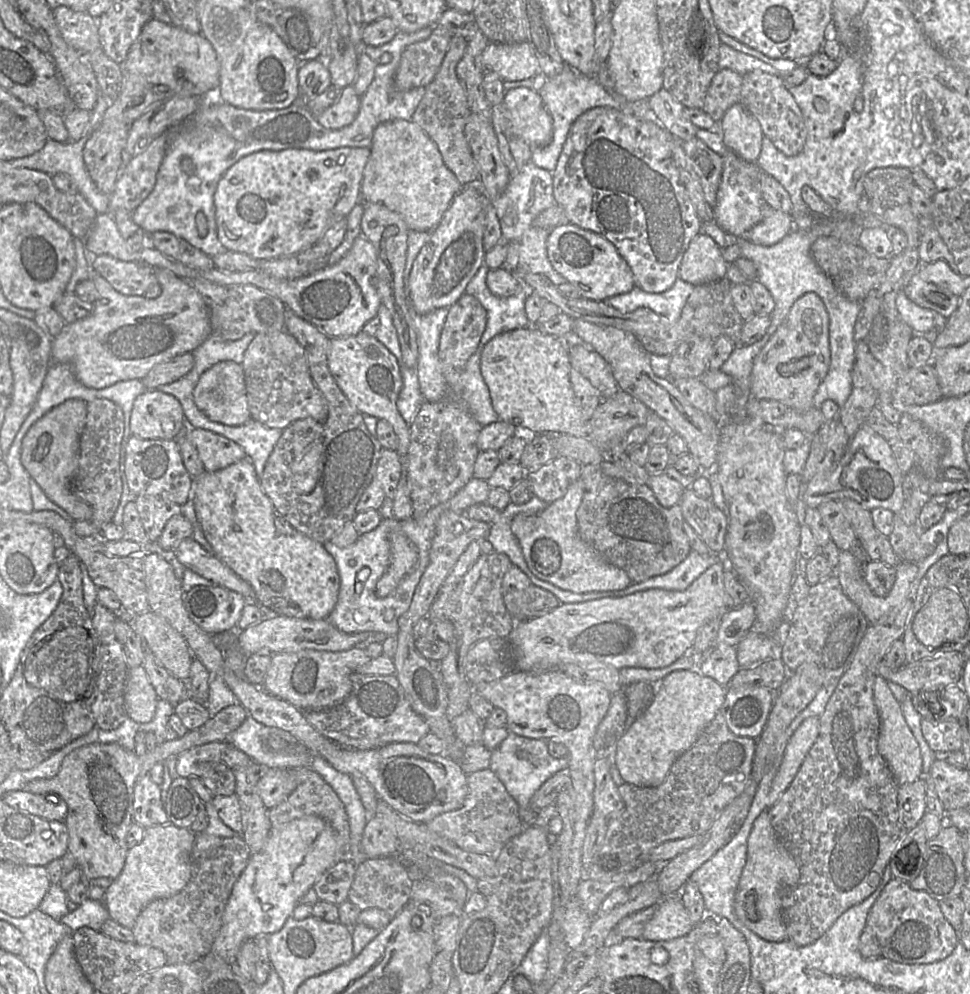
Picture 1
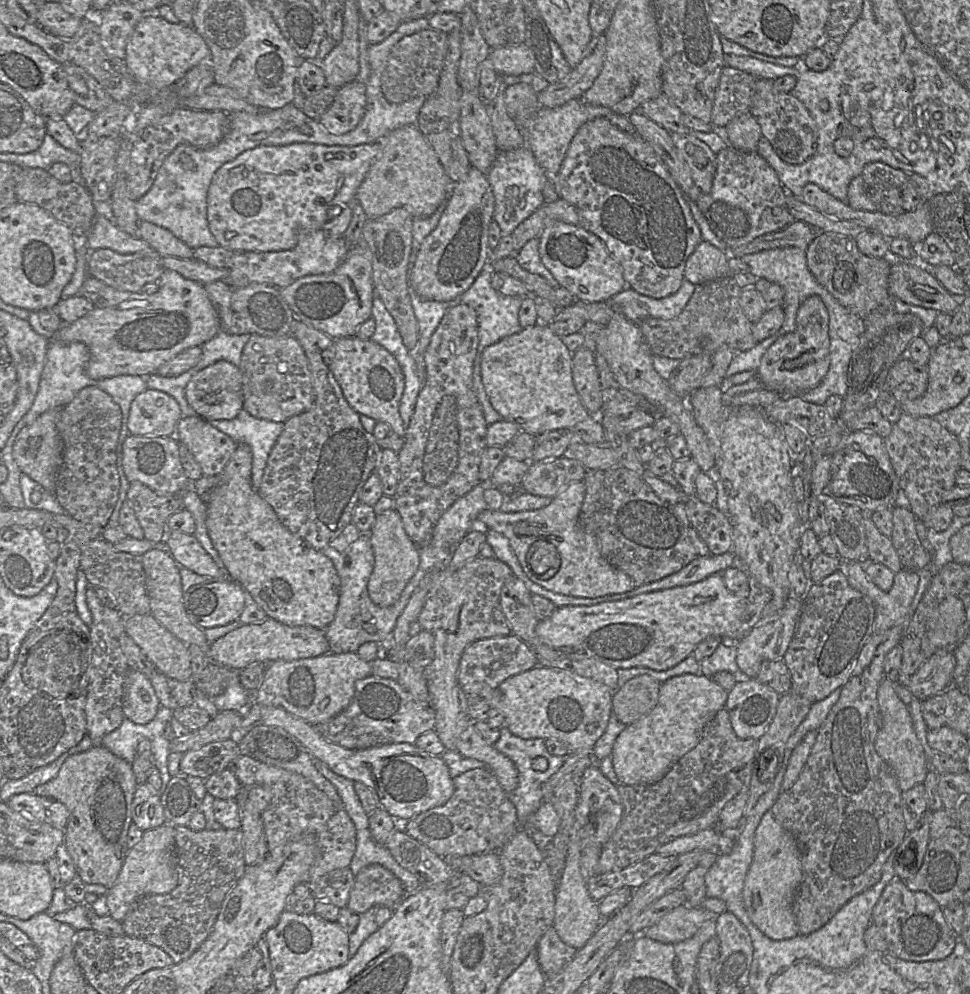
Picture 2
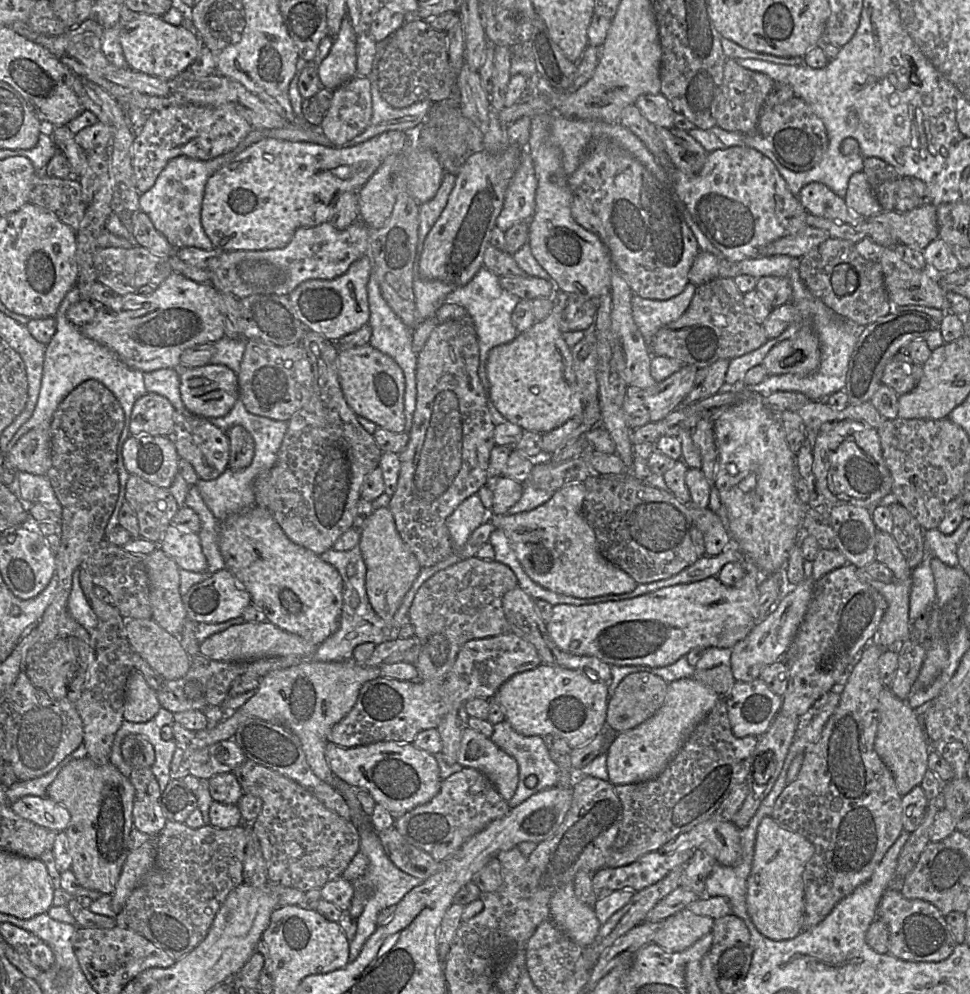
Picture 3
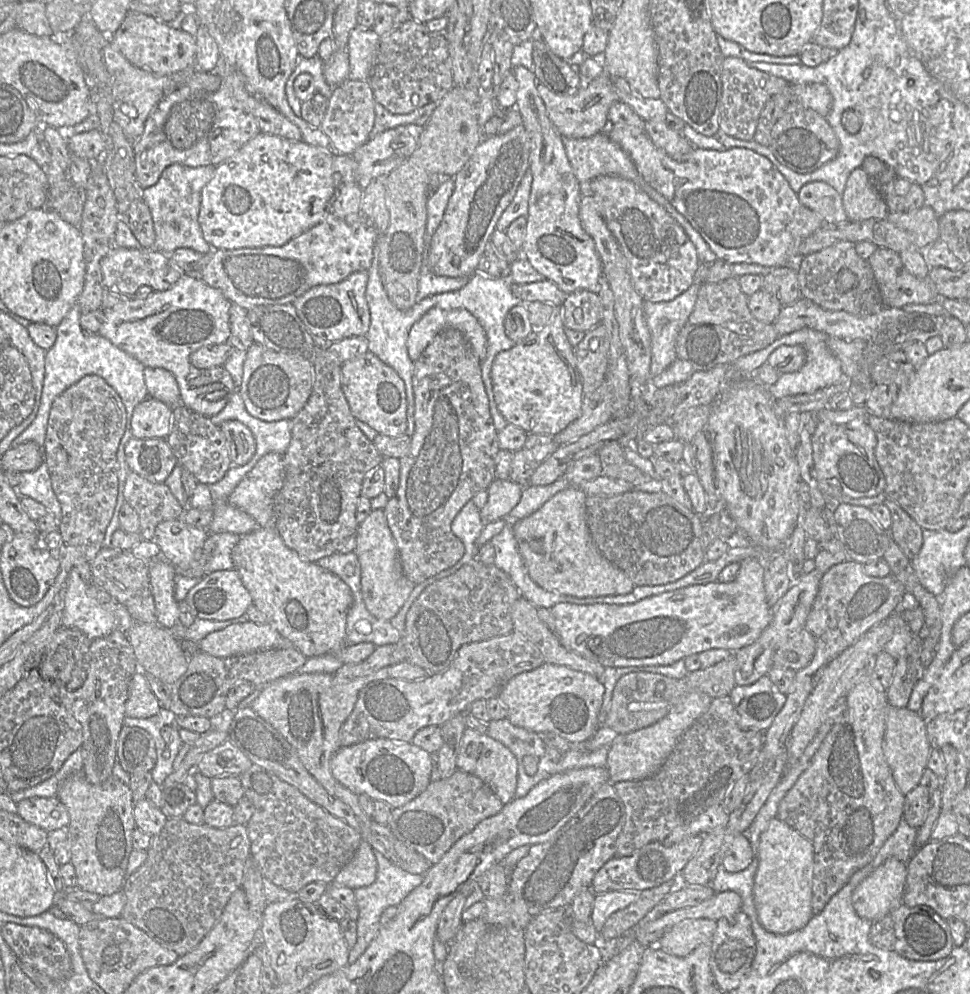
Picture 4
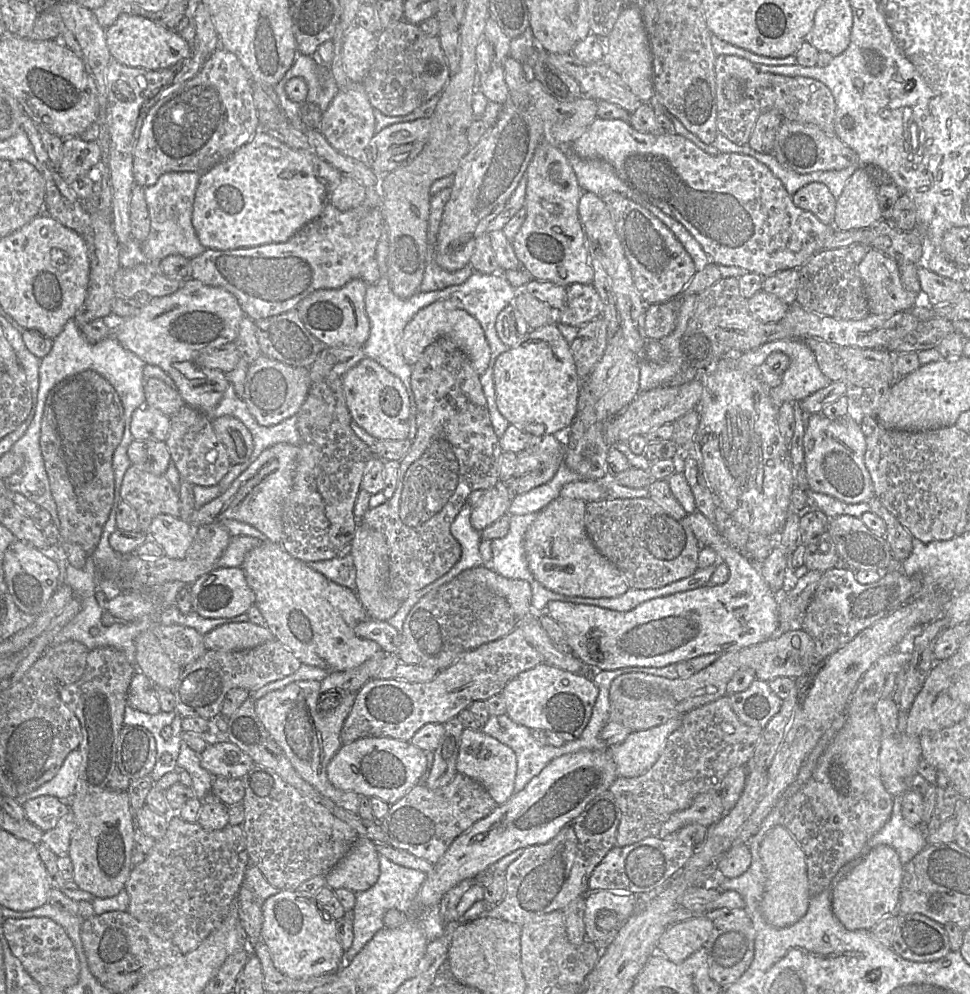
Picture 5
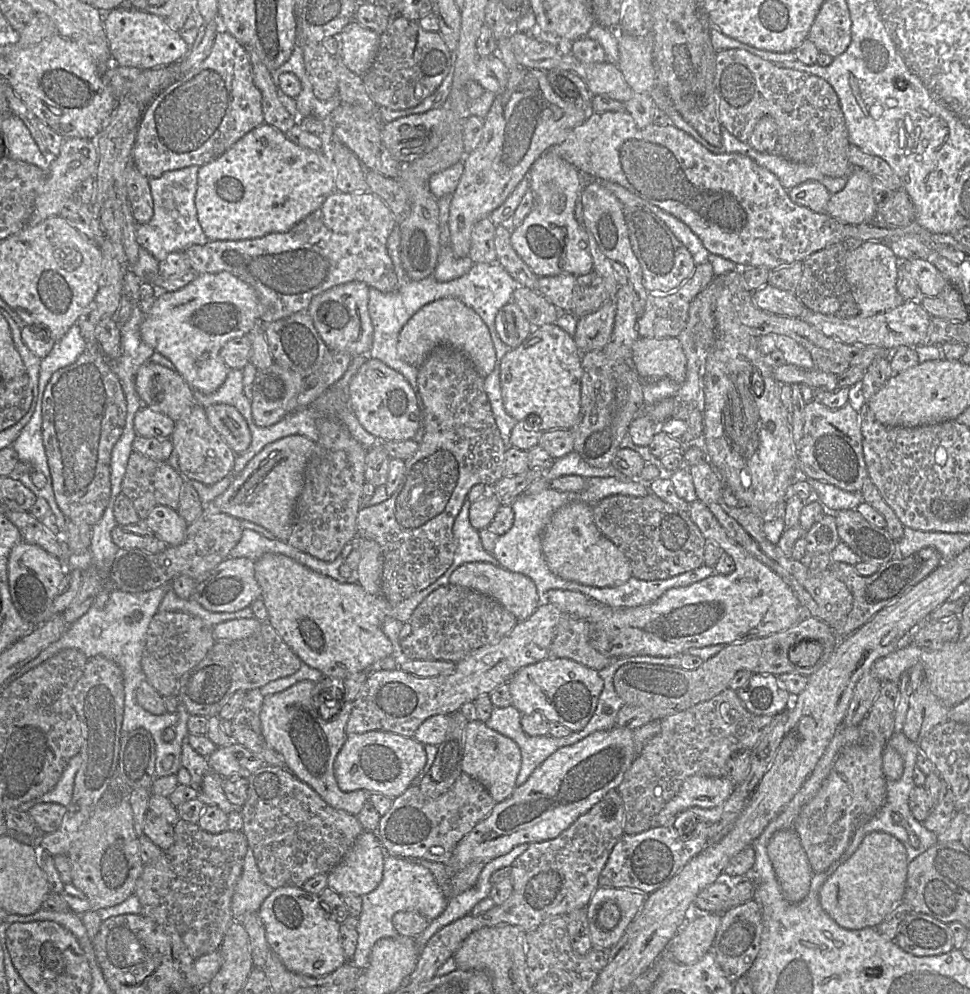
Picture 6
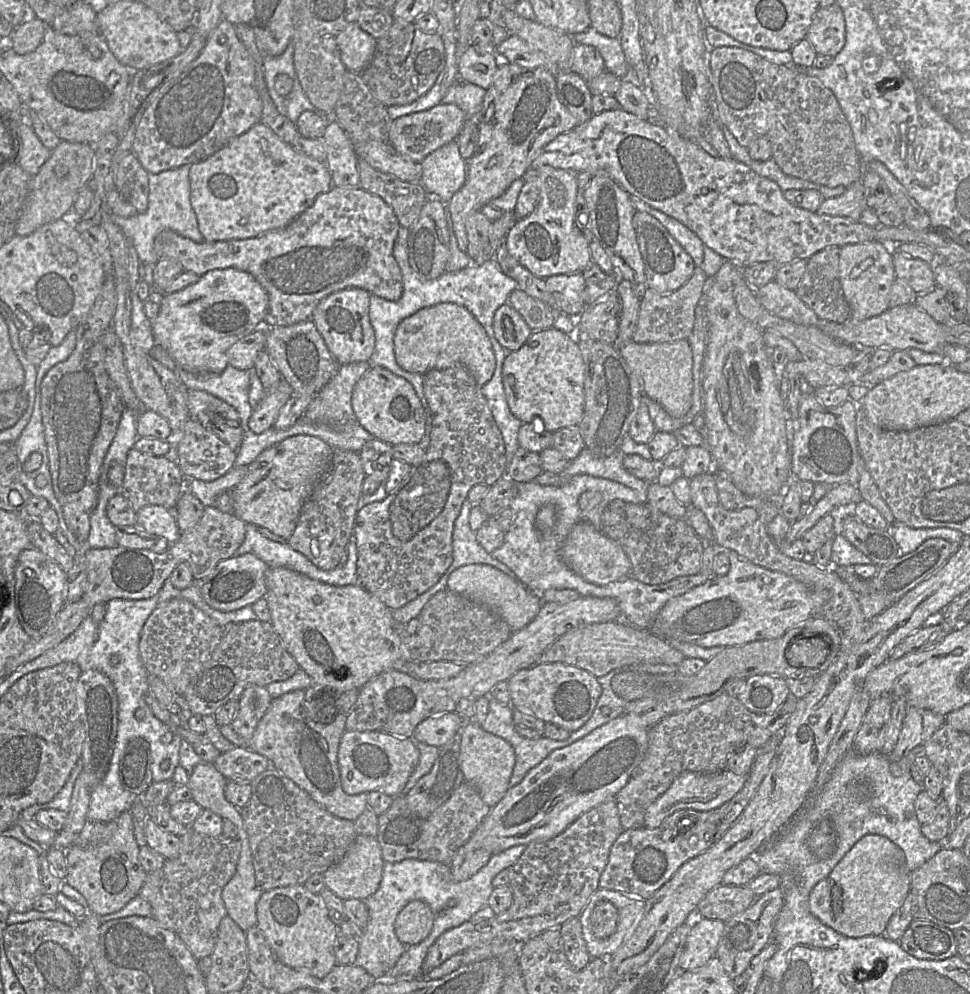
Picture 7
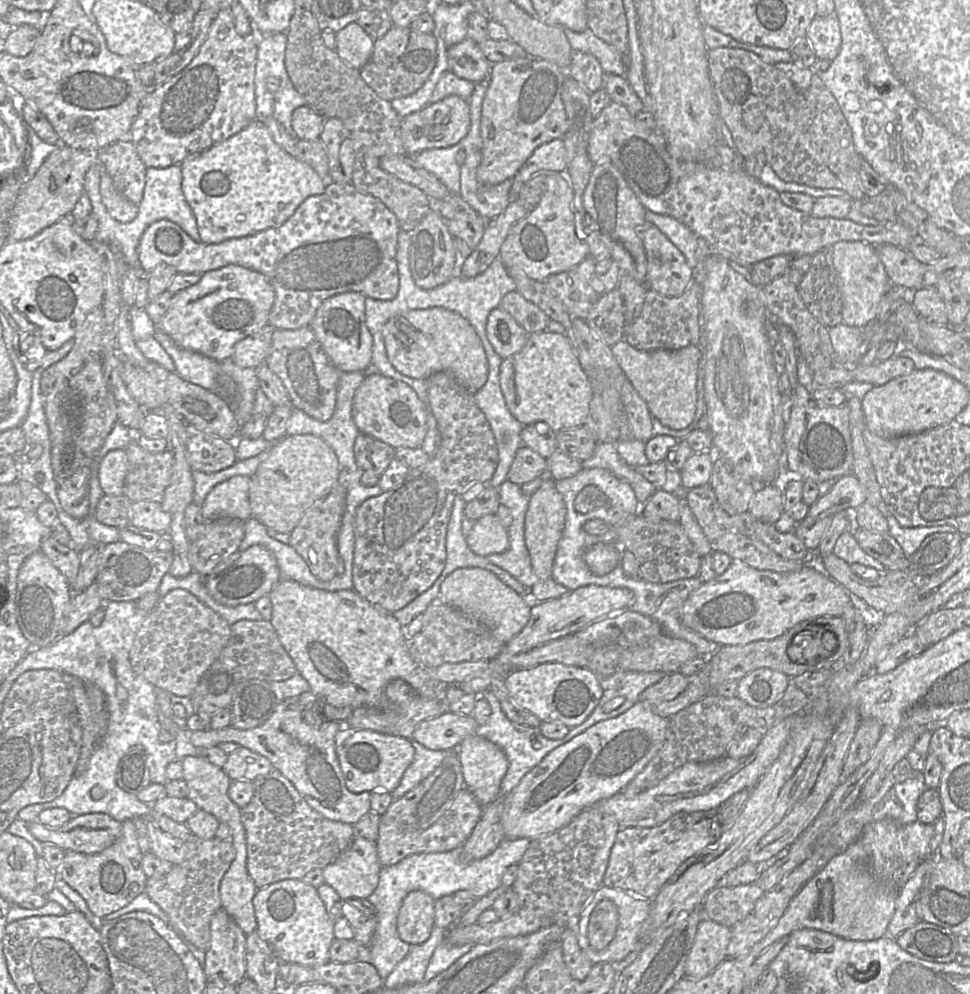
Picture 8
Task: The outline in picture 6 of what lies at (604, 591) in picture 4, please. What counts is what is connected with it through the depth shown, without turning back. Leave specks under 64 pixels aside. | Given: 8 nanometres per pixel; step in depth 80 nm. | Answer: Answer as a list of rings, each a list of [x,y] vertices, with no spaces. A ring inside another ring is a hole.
[[[575,501],[559,508],[542,534],[542,552],[550,571],[558,577],[592,587],[616,587],[631,577],[629,559],[597,528],[593,507]]]

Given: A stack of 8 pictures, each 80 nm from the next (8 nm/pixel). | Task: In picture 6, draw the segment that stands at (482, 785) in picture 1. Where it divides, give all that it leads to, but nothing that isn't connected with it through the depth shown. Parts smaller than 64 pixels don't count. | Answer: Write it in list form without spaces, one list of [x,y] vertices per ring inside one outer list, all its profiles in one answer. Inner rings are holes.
[[[462,772],[454,785],[437,798],[425,797],[418,786],[411,785],[403,794],[393,799],[390,809],[381,816],[377,836],[387,855],[405,859],[426,859],[446,865],[458,845],[496,805],[485,786],[477,779]]]

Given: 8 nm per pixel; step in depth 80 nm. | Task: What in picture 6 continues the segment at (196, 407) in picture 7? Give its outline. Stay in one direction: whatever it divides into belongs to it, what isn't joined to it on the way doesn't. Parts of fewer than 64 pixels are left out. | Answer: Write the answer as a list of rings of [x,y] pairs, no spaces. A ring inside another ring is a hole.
[[[213,404],[205,408],[209,423],[236,455],[247,450],[251,433],[244,417],[232,405]]]

